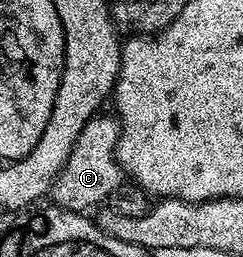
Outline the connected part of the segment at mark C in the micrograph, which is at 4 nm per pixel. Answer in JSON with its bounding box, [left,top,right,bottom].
[54,115,122,213]

